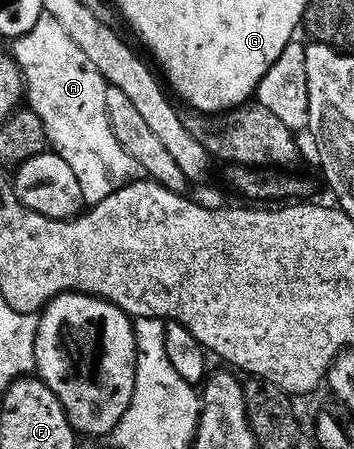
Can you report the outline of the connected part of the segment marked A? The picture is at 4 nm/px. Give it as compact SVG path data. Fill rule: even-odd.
M57 29L46 31L49 40L63 40L63 54L47 54L47 62L39 58L39 66L31 66L31 62L21 62L21 69L25 79L25 94L33 107L35 114L41 116L41 120L47 125L47 140L53 147L54 153L60 154L68 162L69 168L77 170L78 176L83 180L83 198L89 204L104 202L109 197L107 190L111 186L121 189L119 182L128 185L123 181L125 178L131 182L127 174L135 174L135 167L139 162L126 151L115 135L114 126L110 120L110 113L106 108L106 92L109 87L108 82L104 80L103 74L89 60L89 56L84 52L82 45L75 42L74 37L66 29Z

